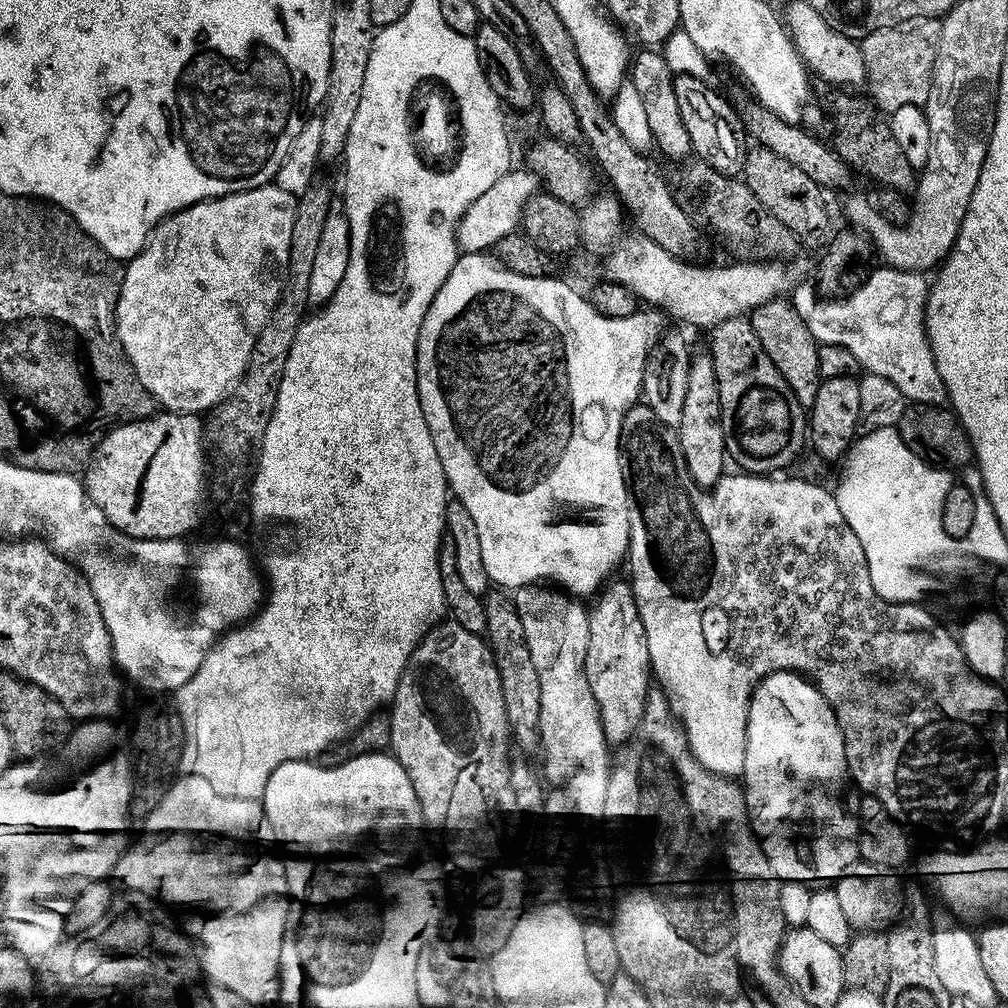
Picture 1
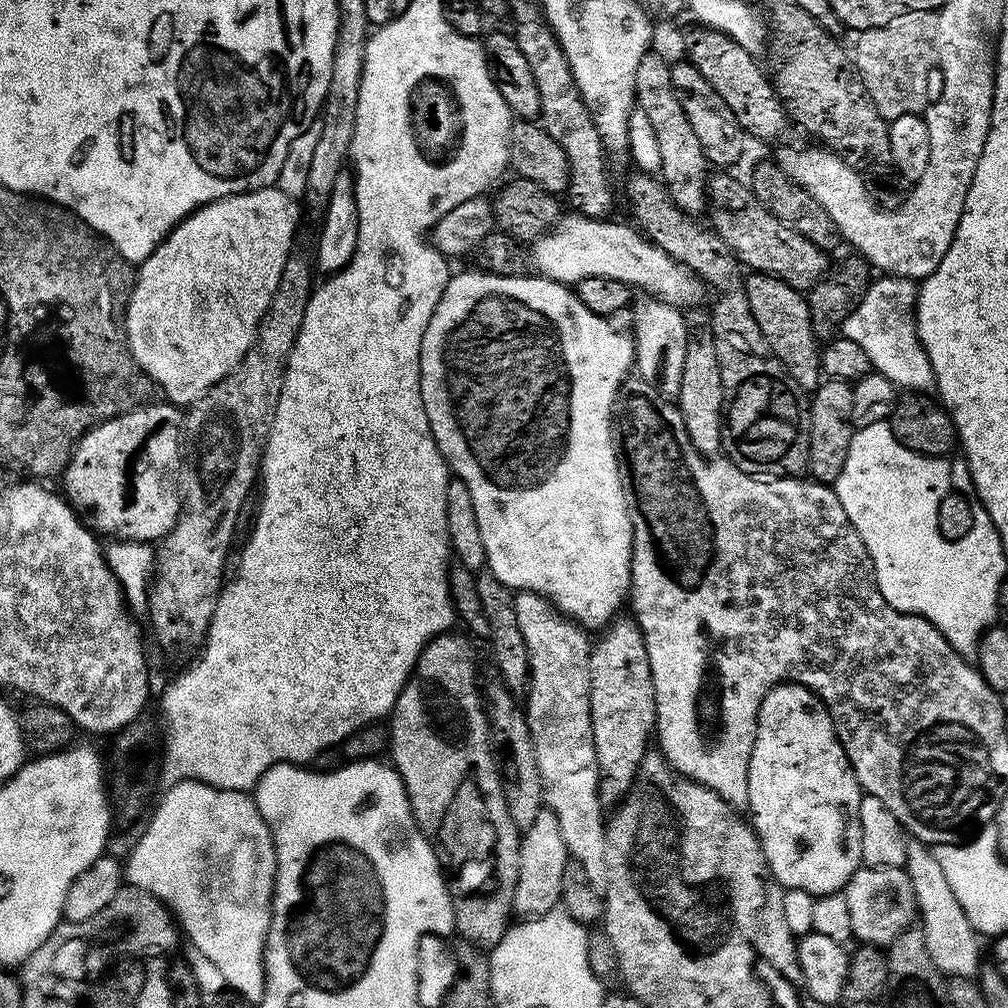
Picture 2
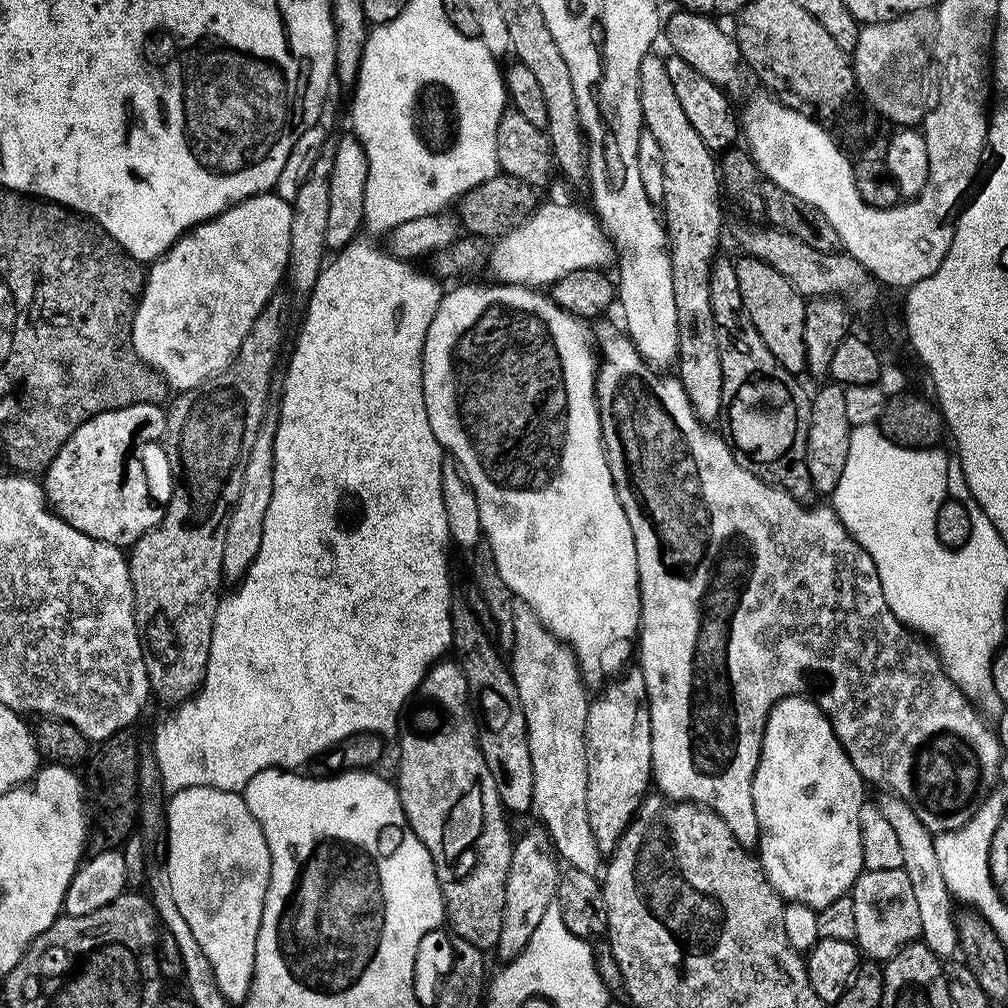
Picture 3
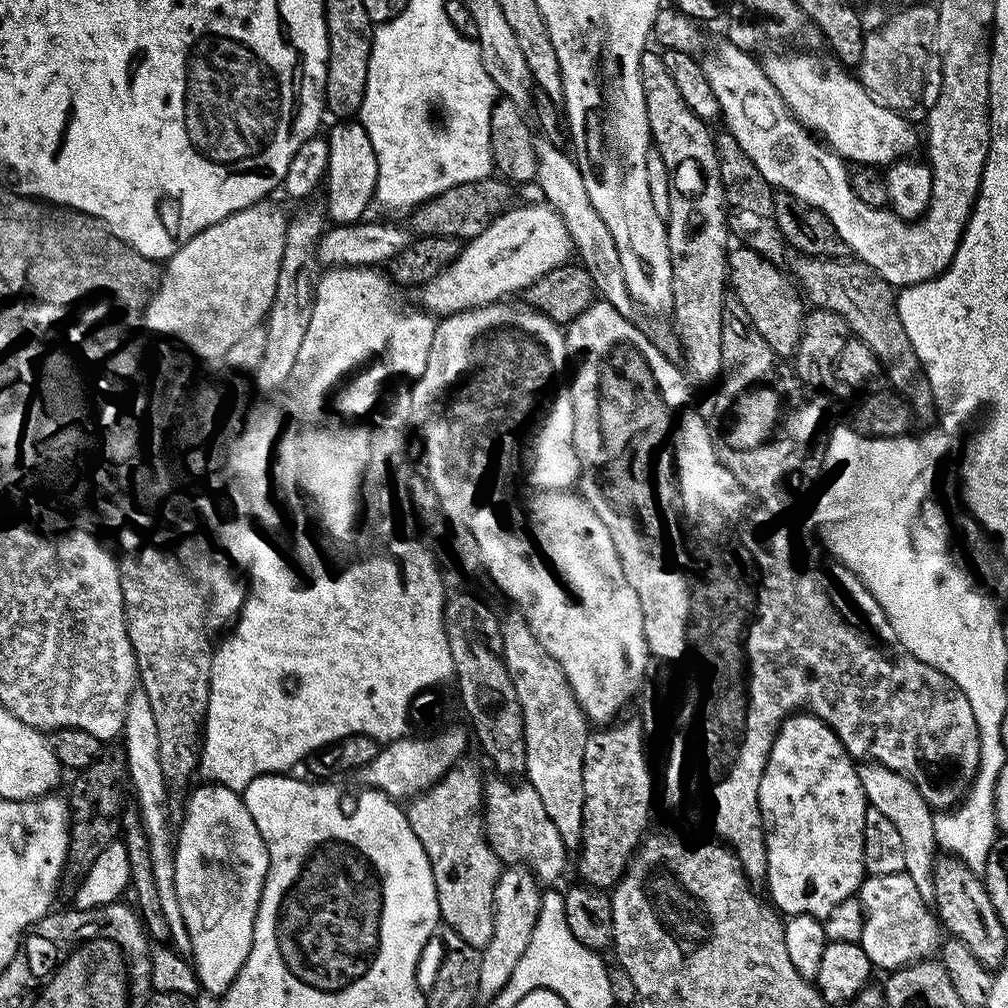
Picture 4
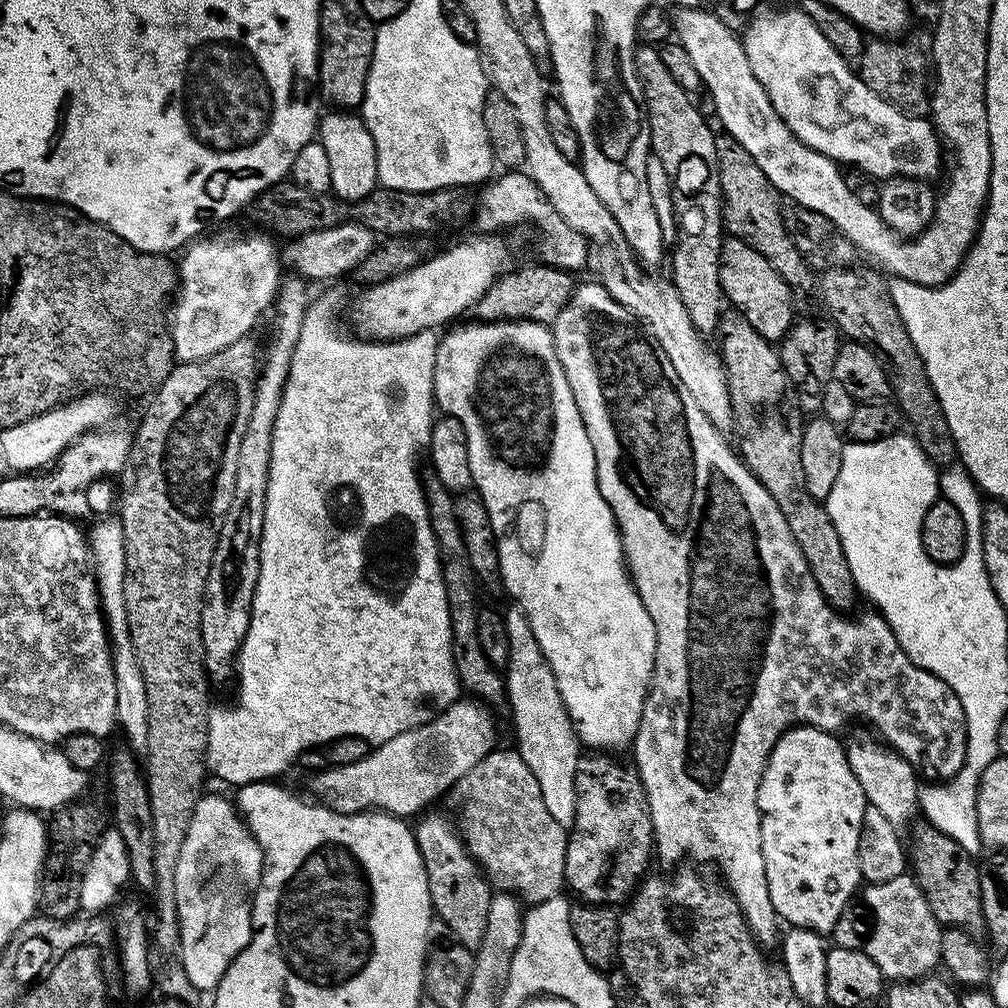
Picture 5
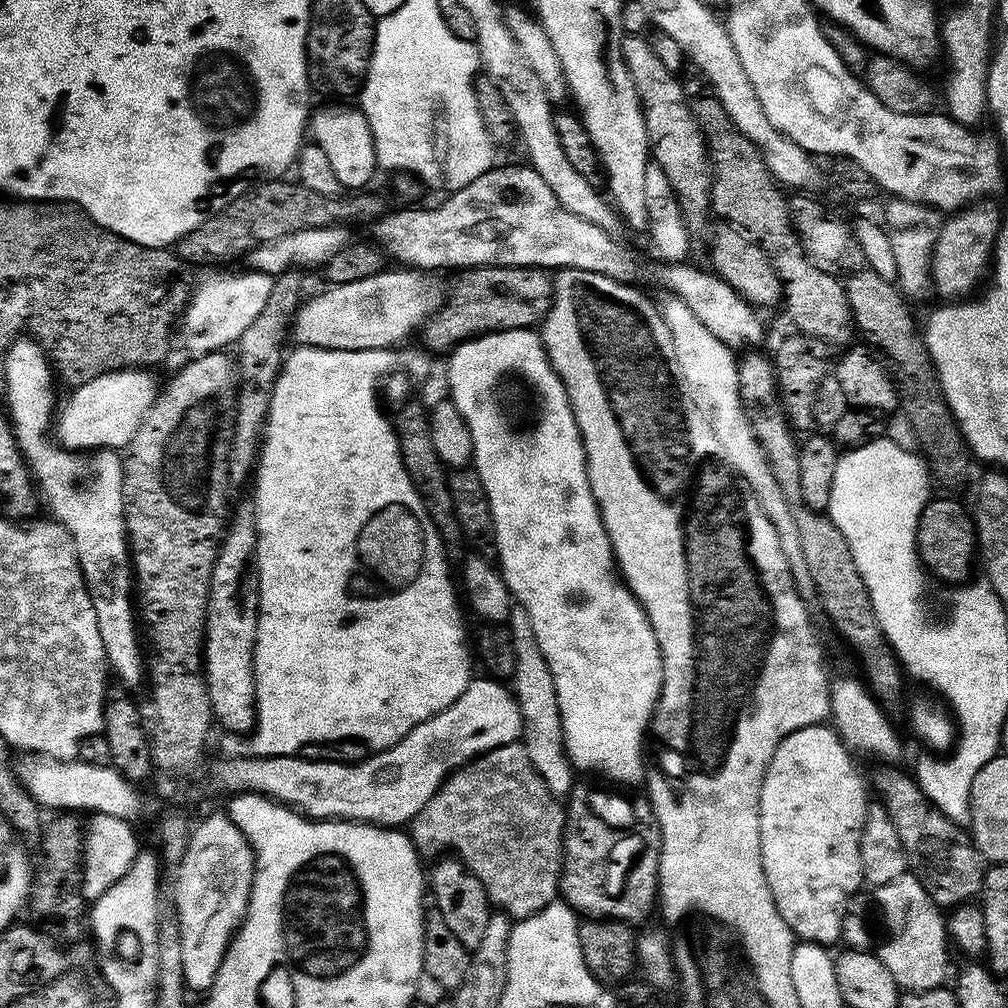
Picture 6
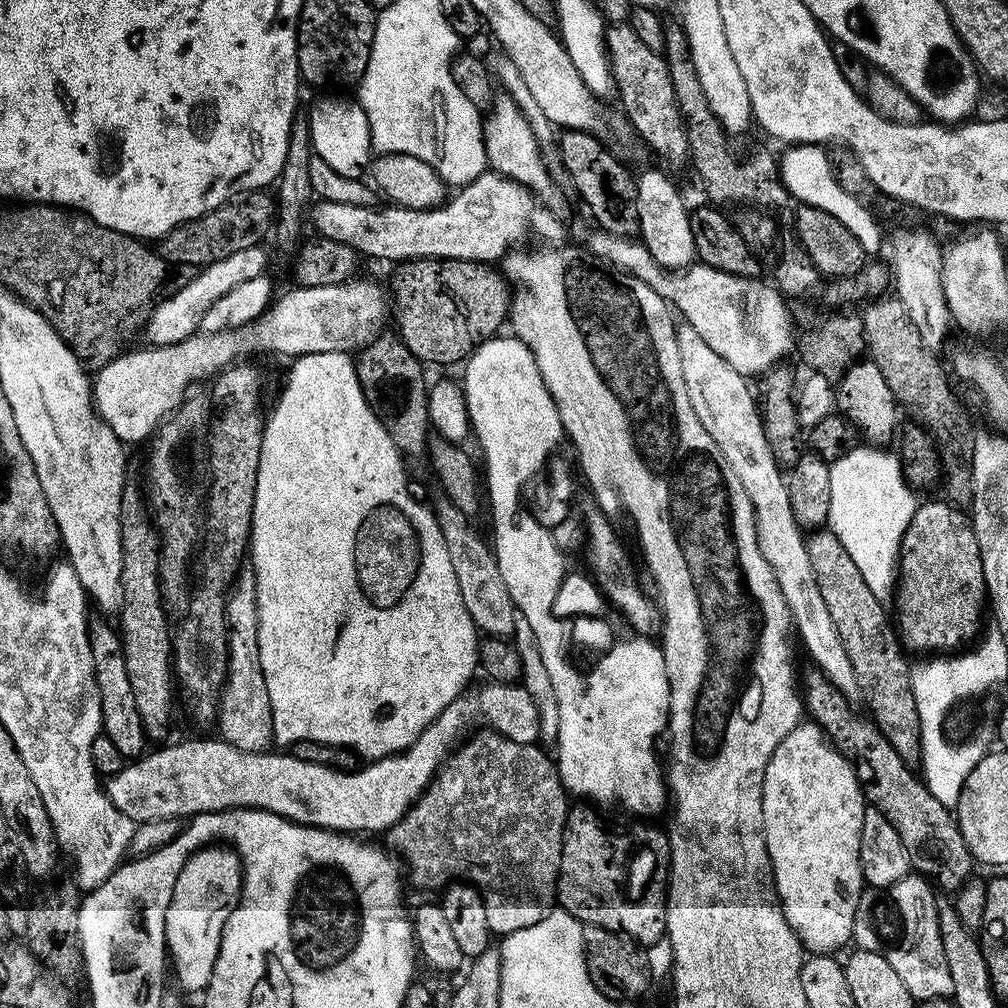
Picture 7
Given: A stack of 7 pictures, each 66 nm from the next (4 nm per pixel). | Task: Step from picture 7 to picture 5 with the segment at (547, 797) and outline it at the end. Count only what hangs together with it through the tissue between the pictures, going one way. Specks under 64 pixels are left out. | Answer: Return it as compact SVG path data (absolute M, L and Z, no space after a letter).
M493 750L470 770L470 774L458 780L450 793L452 804L460 815L458 831L460 839L468 848L468 853L476 859L480 871L488 877L497 889L514 890L525 905L546 902L546 898L561 895L565 887L564 867L566 866L566 846L568 832L557 819L546 810L546 802L542 799L542 790L538 786L538 778L534 778L530 766L522 762L520 753L515 750L500 752Z

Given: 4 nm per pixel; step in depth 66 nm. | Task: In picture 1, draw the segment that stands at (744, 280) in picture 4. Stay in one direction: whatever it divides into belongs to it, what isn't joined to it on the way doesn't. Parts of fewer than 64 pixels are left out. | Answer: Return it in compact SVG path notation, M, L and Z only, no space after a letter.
M781 296L760 305L753 311L749 320L754 326L755 333L758 334L762 348L766 350L767 357L794 390L799 404L810 408L816 398L822 377L818 370L819 345L802 318L801 311L795 307L793 301Z

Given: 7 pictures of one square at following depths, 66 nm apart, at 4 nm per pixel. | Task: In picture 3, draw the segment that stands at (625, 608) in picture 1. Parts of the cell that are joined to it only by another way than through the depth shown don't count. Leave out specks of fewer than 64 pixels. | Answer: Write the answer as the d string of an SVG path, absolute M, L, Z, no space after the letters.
M629 667L620 675L624 674L603 685L604 693L589 703L586 714L586 814L602 854L611 854L615 850L644 797L649 795L654 780L646 682L639 667Z

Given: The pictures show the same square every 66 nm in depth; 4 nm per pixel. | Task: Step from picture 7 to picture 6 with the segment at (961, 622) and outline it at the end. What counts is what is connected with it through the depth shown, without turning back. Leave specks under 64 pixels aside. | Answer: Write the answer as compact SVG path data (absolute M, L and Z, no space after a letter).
M930 499L921 510L916 530L916 550L923 567L940 580L963 581L977 548L976 525L969 509L967 512L956 500Z

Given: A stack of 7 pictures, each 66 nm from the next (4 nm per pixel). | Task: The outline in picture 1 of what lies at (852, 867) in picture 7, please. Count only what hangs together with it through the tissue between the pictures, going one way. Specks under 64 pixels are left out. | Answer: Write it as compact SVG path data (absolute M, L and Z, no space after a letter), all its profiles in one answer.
M771 672L761 680L760 685L752 692L752 699L748 701L748 725L746 726L746 754L744 755L744 771L742 773L742 787L744 800L748 803L748 814L752 831L760 842L760 849L766 854L770 862L770 870L774 870L776 879L783 882L793 880L809 886L815 885L816 879L821 876L821 881L828 882L833 879L832 864L844 864L848 860L848 848L852 854L860 851L860 801L854 791L853 781L849 777L848 763L842 730L836 721L834 710L830 702L816 689L811 680L803 677L798 672Z

